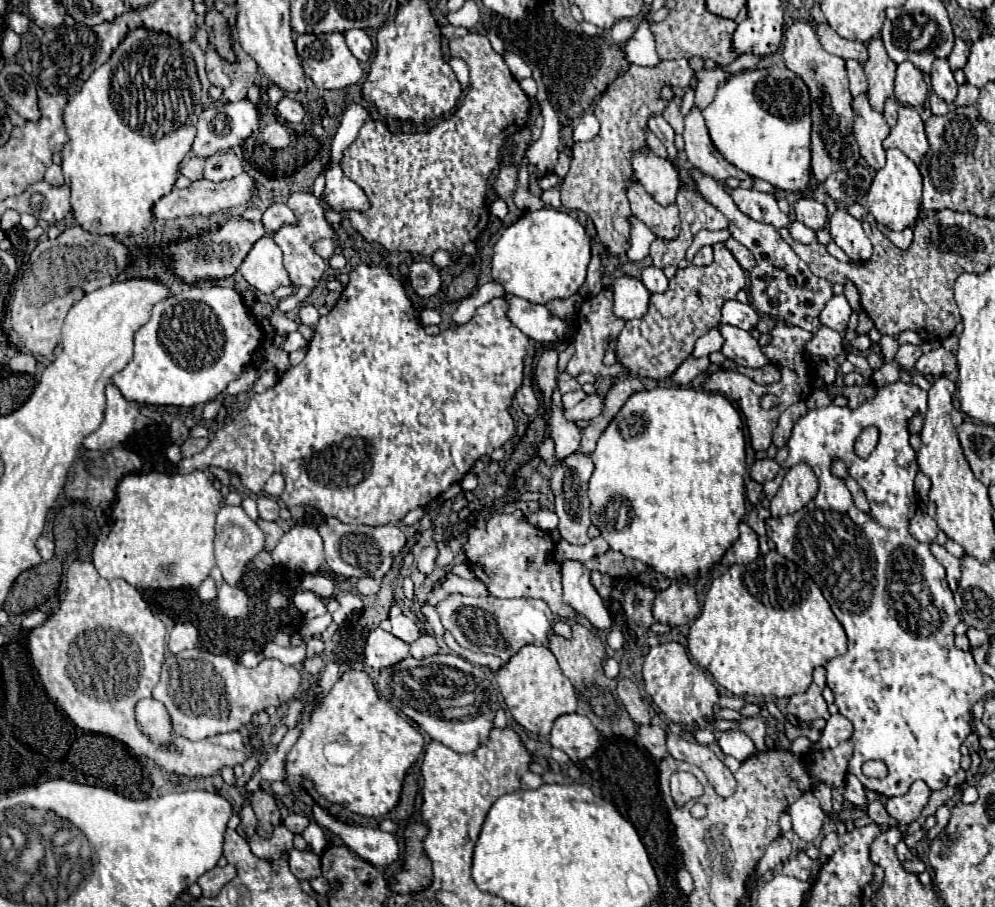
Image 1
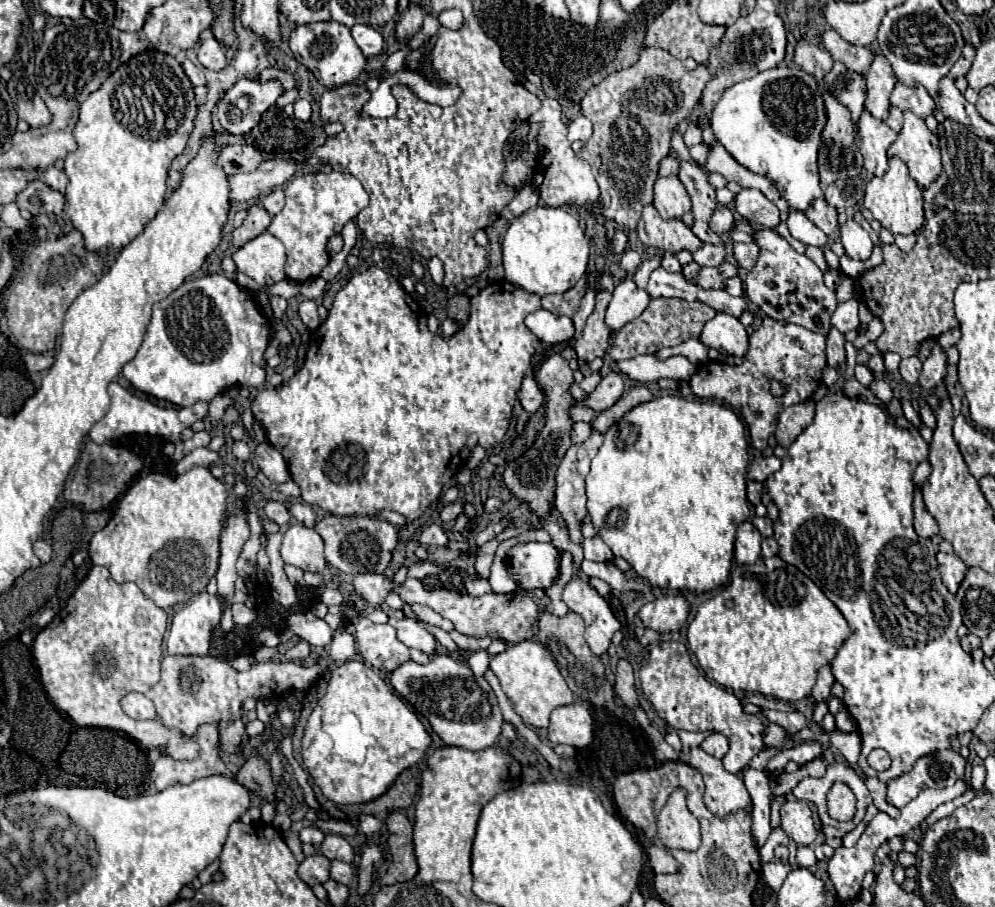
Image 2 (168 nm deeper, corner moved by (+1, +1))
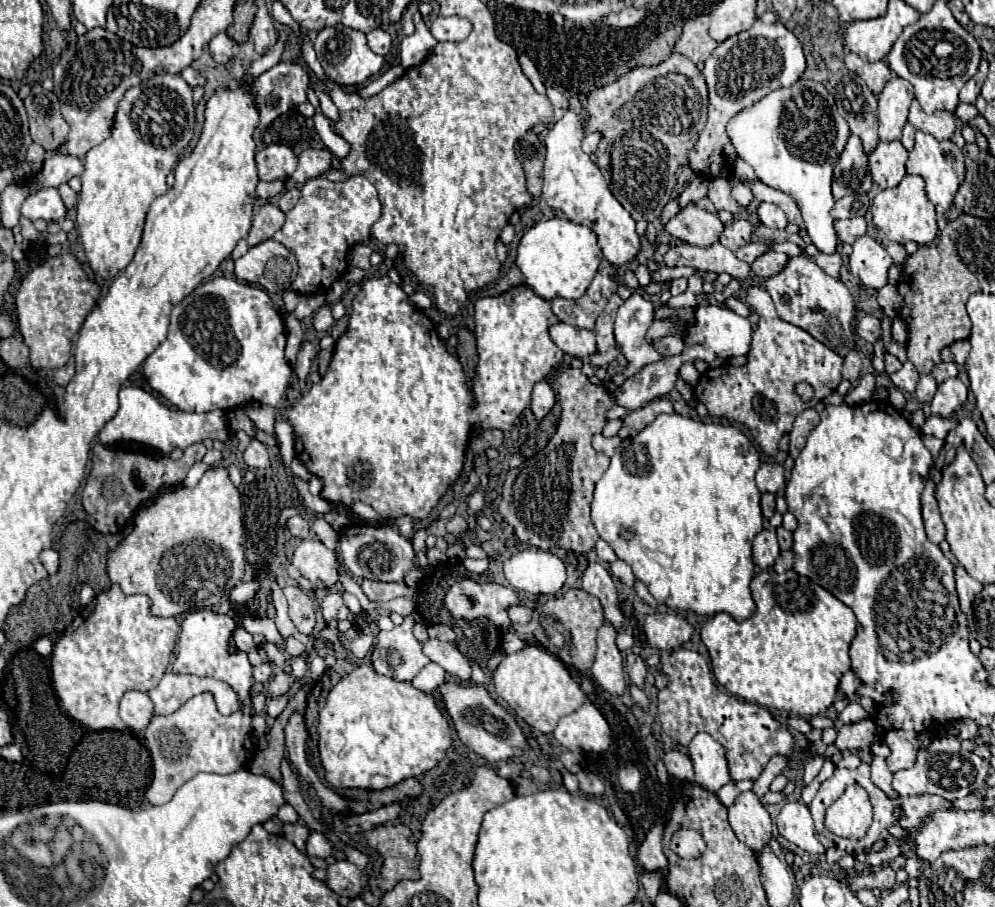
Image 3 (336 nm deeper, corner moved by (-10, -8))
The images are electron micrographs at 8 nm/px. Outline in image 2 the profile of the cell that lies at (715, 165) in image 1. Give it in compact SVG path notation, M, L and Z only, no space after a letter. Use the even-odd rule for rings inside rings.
M712 146L710 150L710 156L708 156L708 162L704 166L708 172L720 172L726 180L734 180L738 182L742 188L756 188L760 190L770 202L774 202L778 206L780 212L788 212L788 204L784 200L784 196L776 190L776 186L766 178L766 176L760 176L760 174L754 174L750 172L748 168L740 166L728 152L724 146Z

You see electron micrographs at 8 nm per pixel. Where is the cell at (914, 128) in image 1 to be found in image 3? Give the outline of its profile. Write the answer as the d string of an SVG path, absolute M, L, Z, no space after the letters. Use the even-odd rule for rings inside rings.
M917 131L915 147L913 151L909 151L909 159L905 167L907 167L907 173L915 173L925 179L925 191L927 191L929 201L935 205L937 213L945 213L951 207L953 195L957 193L957 187L965 177L961 149L951 141L937 141L935 137Z

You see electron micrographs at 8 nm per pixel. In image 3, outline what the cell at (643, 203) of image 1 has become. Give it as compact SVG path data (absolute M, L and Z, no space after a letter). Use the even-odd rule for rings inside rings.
M719 241L709 247L697 247L689 243L671 245L665 255L667 267L687 265L701 271L717 271L717 273L729 273L735 279L745 279L749 275L749 265L745 261L739 261L733 251L725 249Z

